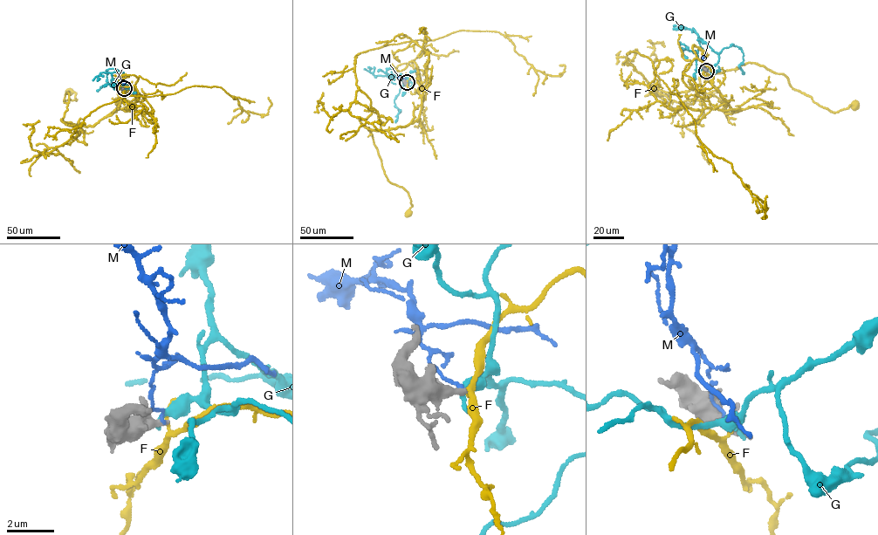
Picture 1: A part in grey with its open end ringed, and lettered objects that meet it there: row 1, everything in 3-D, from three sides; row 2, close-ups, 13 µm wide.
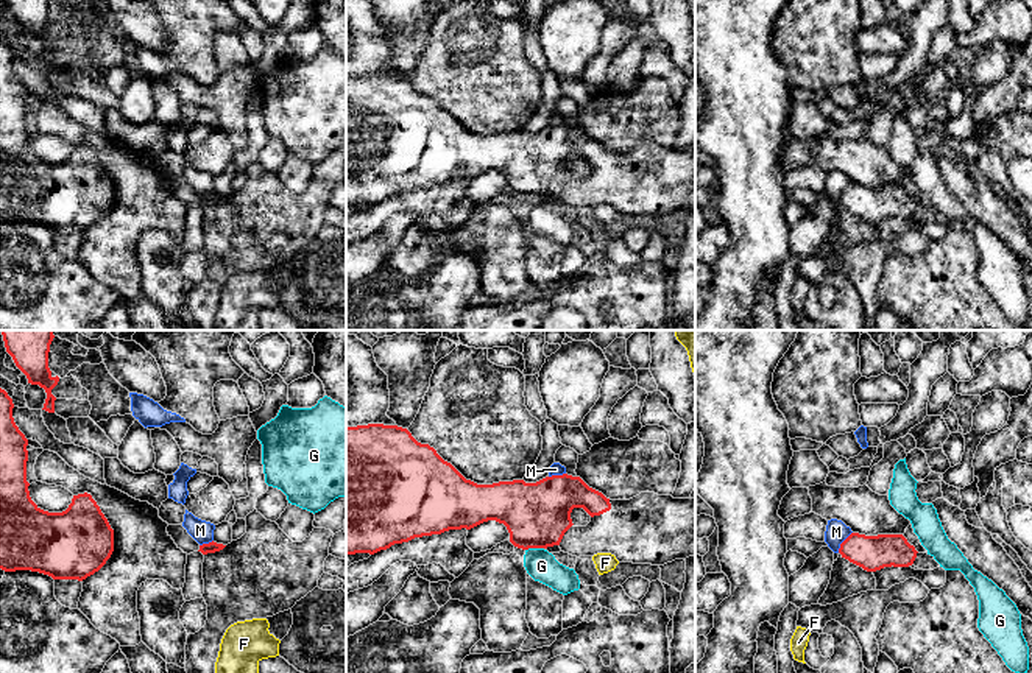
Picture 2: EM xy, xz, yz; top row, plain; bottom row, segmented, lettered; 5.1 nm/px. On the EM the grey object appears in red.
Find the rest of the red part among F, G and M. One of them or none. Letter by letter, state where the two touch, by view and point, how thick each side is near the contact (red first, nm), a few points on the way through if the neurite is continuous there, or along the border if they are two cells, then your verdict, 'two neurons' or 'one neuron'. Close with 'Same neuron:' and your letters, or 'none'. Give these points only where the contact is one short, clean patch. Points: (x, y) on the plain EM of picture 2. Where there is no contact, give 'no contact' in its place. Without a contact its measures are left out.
F: no contact | two neurons
G: xz (533, 198) | 340/160 nm | along xz (543, 198), (529, 198), (526, 201) | two neurons
M: yz (842, 193) | 180/110 nm | along yz (851, 183), (837, 203) | two neurons
Same neuron: none

